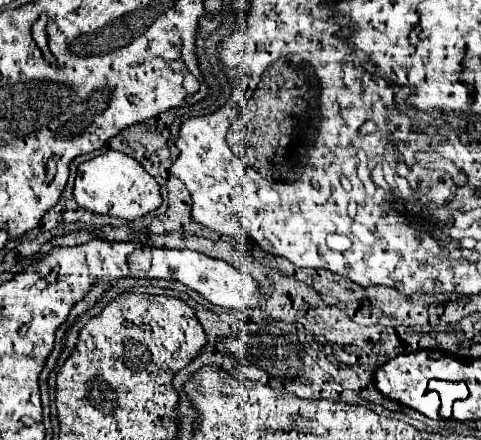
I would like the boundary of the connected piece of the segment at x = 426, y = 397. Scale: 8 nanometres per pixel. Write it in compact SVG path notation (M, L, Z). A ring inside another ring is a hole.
M435 391L423 392L423 412L425 416L430 419L440 419L439 408L440 408L440 397Z

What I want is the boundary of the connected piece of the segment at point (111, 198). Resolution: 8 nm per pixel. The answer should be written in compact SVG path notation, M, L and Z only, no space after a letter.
M107 150L105 154L99 154L79 164L73 196L77 204L89 212L101 212L101 214L119 216L125 220L135 220L161 206L159 184L155 178L147 174L149 172L143 170L143 166L131 156L125 156L123 152Z

